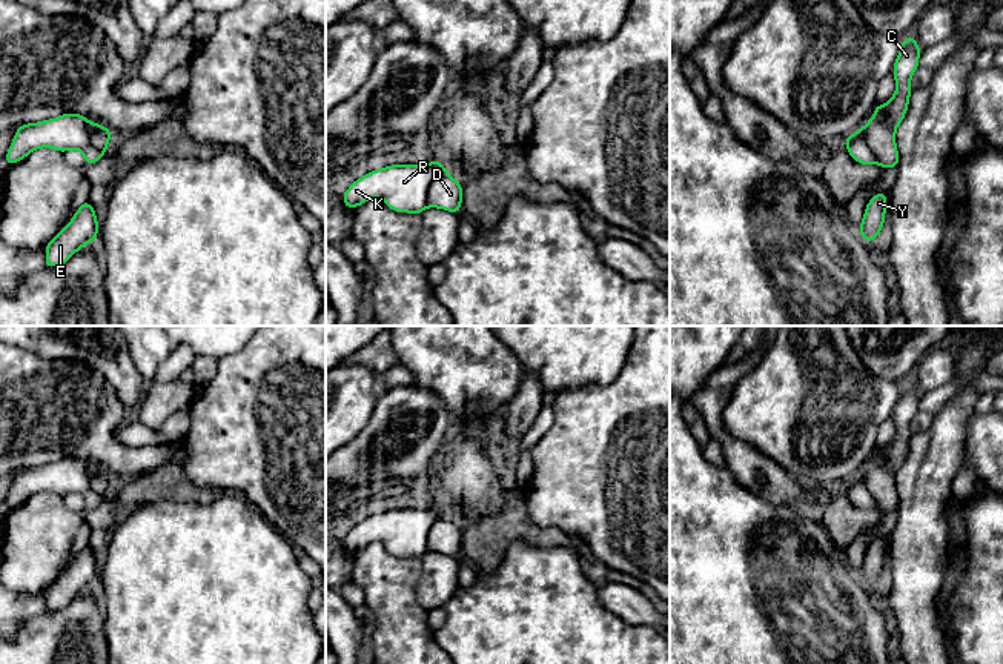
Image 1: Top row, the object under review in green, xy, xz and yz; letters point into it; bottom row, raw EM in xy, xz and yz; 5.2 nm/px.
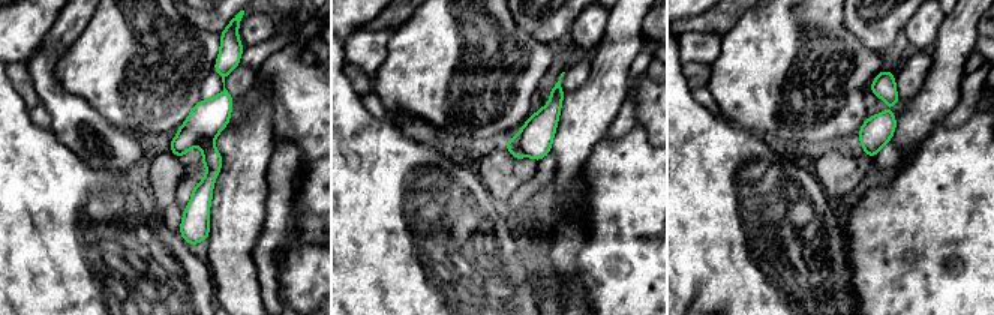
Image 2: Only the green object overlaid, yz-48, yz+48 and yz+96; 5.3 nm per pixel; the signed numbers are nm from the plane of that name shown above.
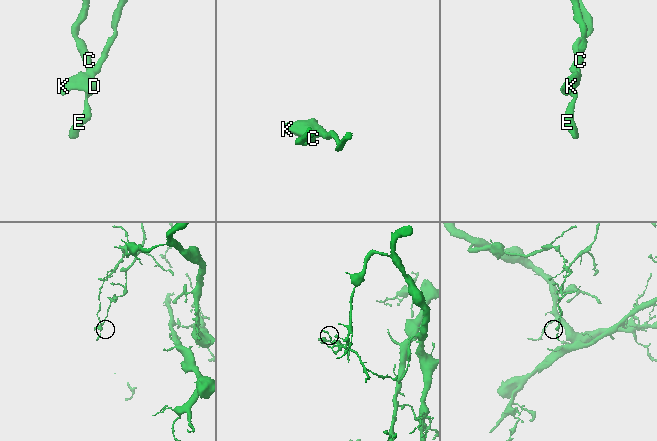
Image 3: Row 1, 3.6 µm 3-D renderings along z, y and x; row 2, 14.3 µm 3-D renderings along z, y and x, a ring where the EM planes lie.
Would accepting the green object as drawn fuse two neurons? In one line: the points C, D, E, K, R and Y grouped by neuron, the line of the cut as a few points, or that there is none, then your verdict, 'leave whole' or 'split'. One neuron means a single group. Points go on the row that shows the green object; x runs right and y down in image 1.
C K R / D E Y; cut in xz along (444, 169), (429, 186), (427, 205); split

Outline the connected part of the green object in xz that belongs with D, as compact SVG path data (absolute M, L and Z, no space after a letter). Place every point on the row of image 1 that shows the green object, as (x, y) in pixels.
M445 169L439 172L429 186L427 201L430 208L461 212L462 184Z

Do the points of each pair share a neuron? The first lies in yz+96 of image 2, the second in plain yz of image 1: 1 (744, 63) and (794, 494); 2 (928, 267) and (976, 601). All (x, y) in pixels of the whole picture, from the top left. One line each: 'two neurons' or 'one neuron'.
1: two neurons
2: one neuron

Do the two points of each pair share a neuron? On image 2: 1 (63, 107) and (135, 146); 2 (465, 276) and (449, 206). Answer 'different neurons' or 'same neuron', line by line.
1: same neuron
2: same neuron

